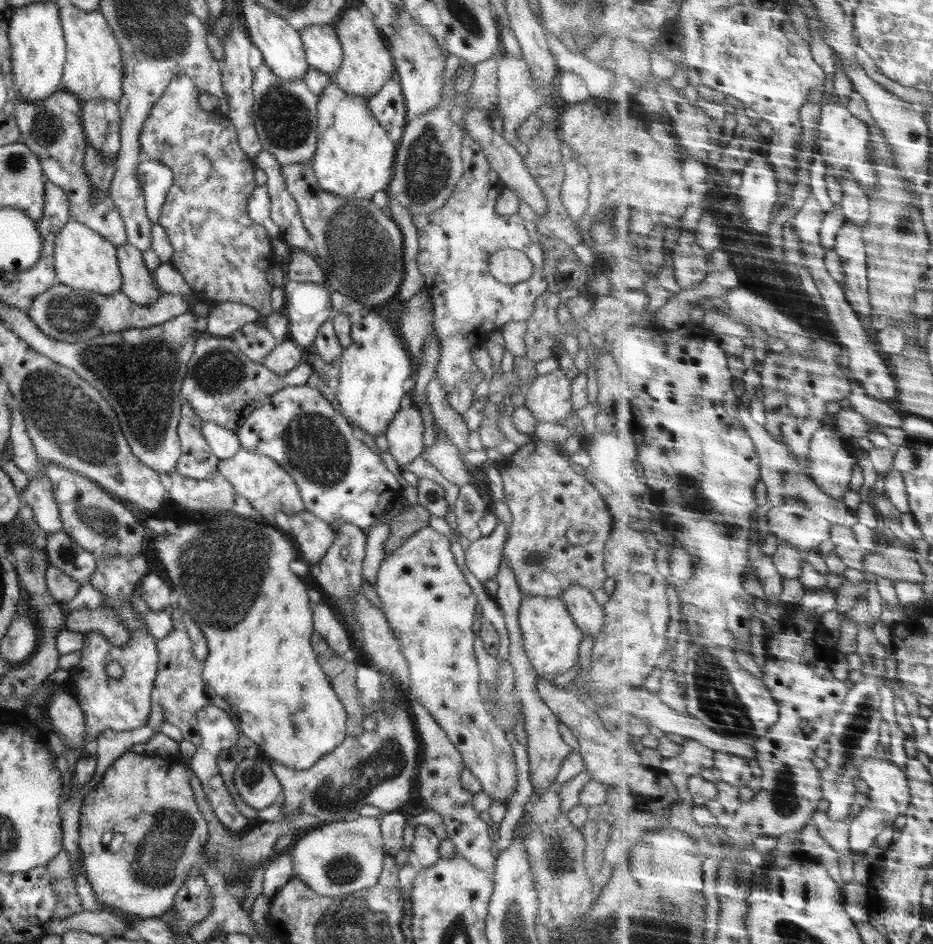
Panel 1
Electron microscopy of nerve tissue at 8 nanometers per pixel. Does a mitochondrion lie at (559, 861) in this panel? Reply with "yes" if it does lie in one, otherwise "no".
yes

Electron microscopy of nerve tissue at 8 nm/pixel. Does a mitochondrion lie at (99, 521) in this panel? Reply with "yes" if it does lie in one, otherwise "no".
yes

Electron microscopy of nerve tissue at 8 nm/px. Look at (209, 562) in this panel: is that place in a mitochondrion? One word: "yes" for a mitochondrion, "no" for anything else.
yes

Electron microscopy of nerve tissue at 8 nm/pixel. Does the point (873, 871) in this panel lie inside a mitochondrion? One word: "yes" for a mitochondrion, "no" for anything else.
no

